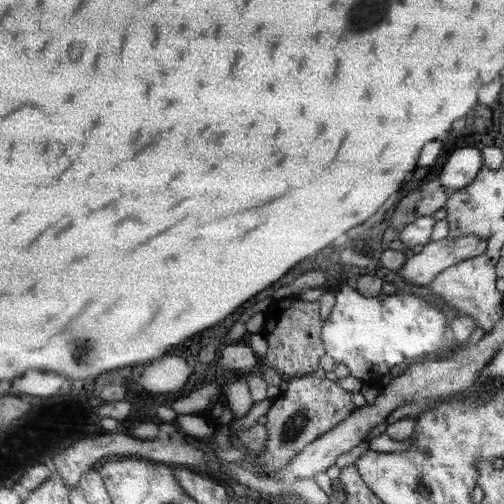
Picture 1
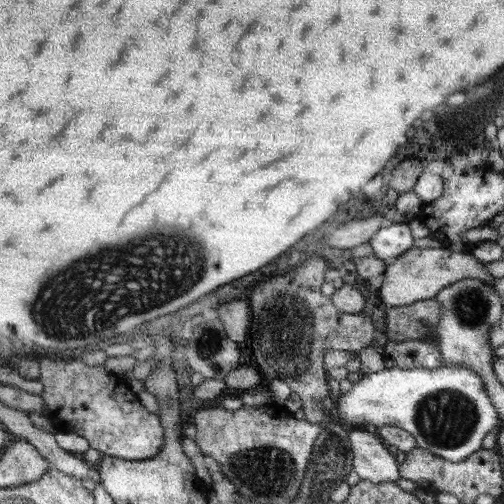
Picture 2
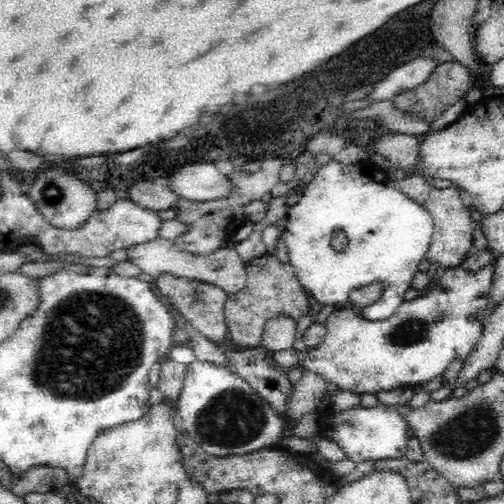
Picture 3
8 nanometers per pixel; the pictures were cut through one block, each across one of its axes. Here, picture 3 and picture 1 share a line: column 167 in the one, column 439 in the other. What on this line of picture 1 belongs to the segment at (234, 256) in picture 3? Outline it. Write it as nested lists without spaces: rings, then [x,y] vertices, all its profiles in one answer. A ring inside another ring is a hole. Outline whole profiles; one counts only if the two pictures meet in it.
[[[475,234],[467,236],[447,236],[437,242],[429,242],[423,246],[423,250],[415,256],[411,256],[401,272],[403,282],[425,286],[437,278],[437,274],[443,274],[445,268],[455,266],[463,260],[481,256],[485,252],[487,244],[483,238]]]

